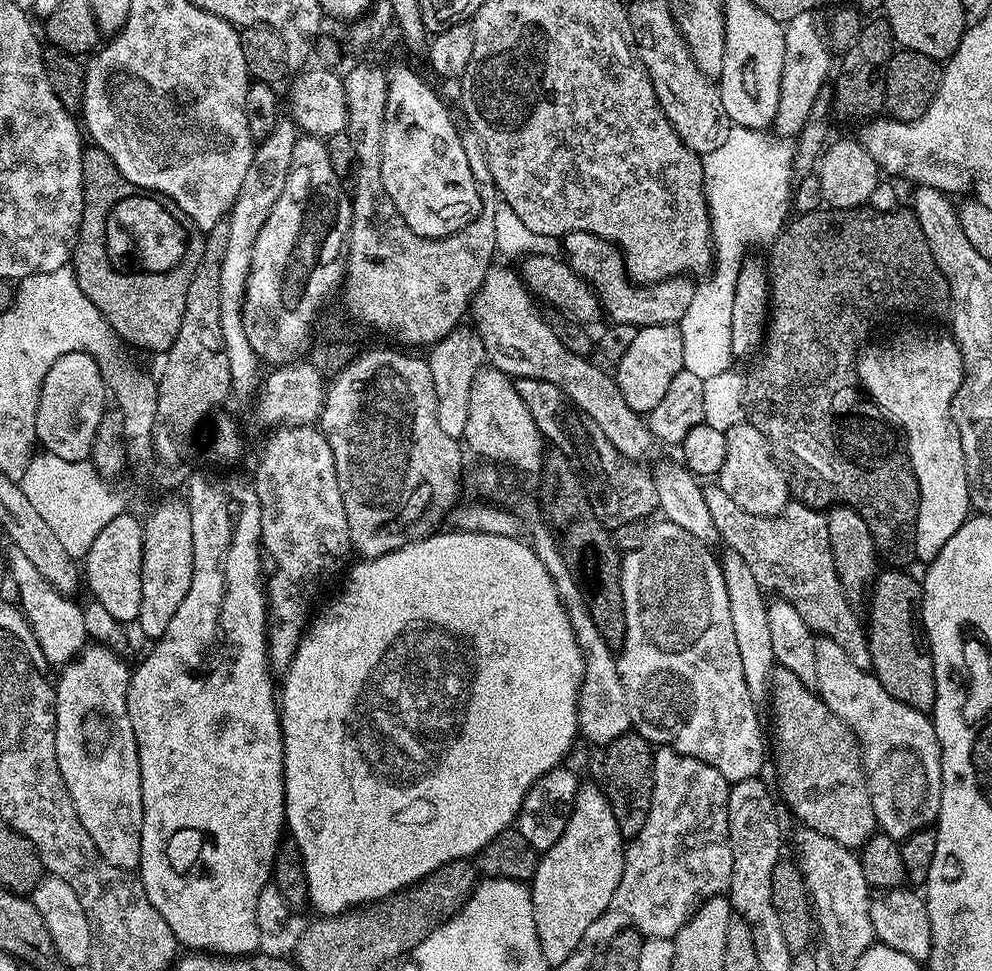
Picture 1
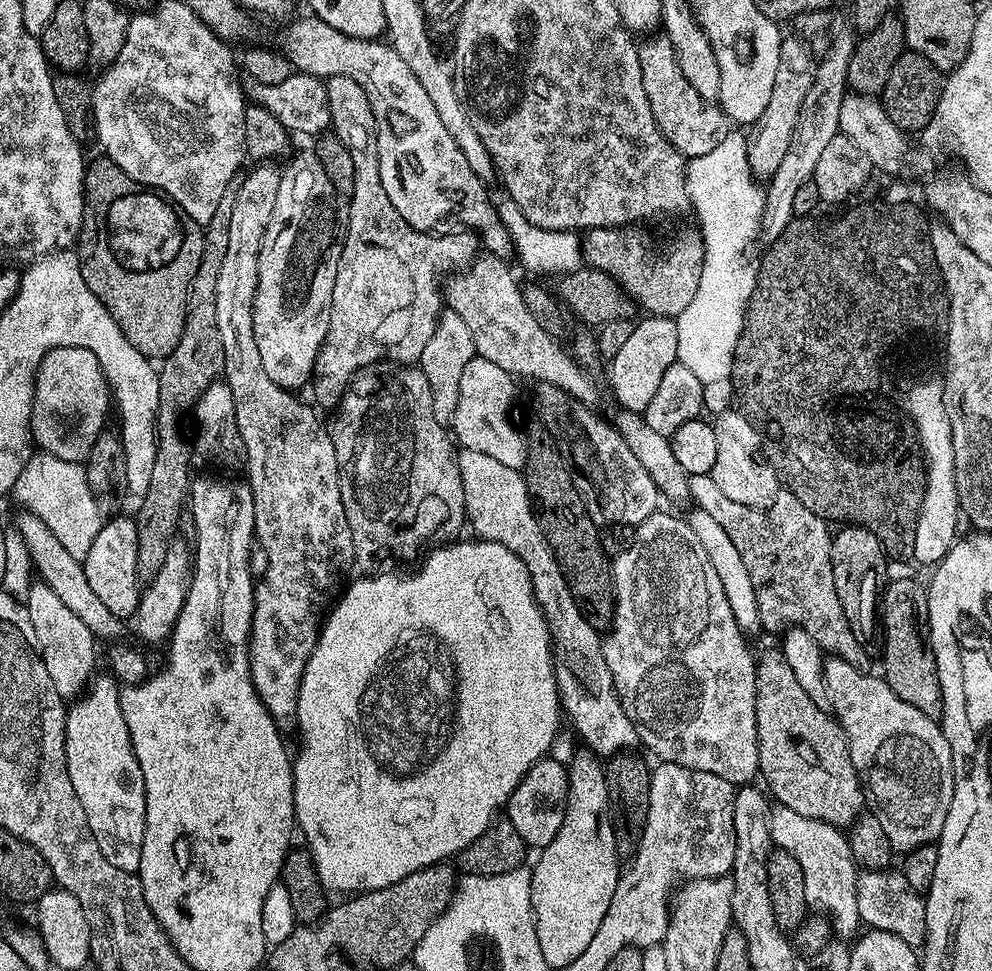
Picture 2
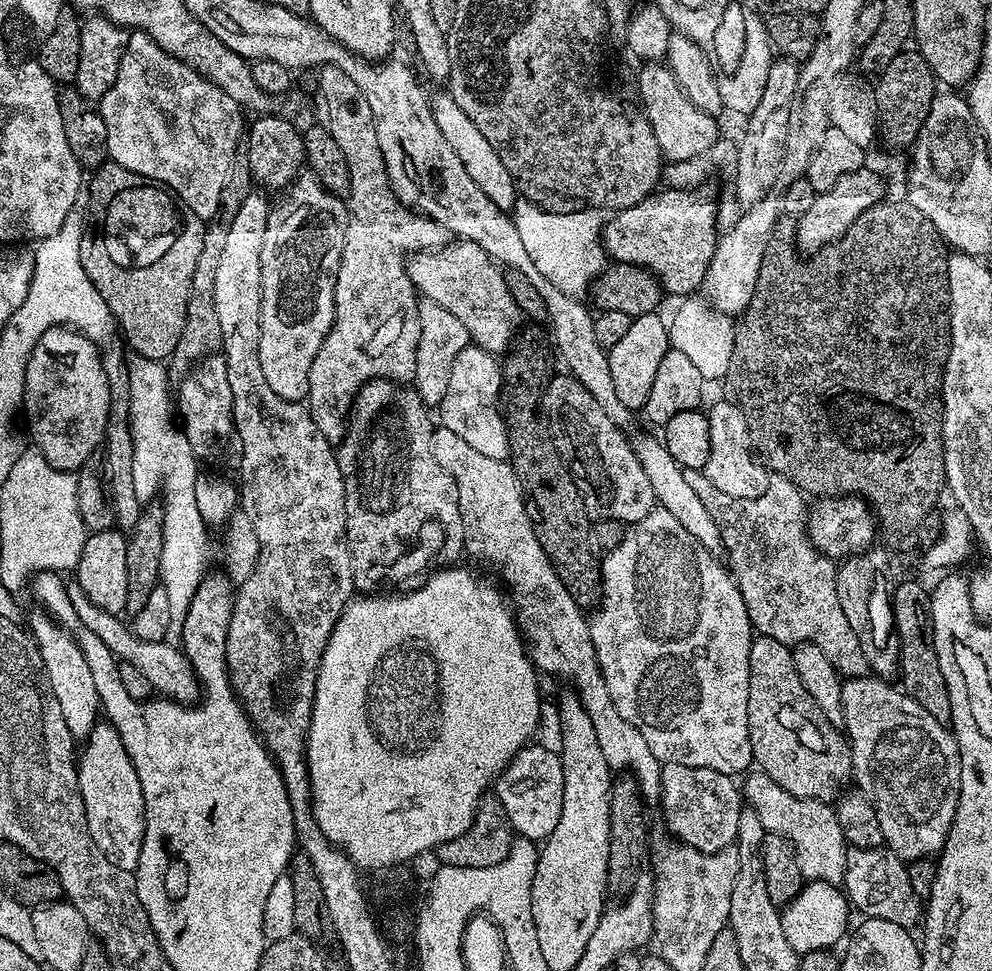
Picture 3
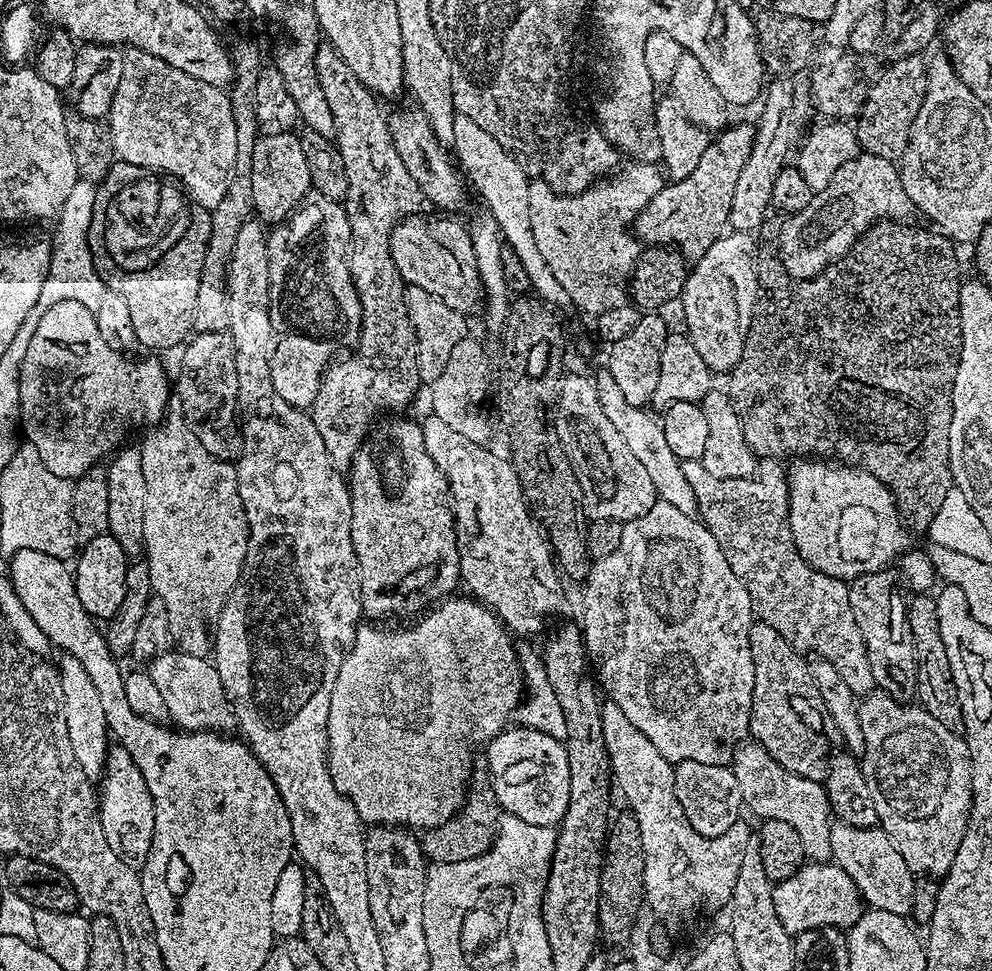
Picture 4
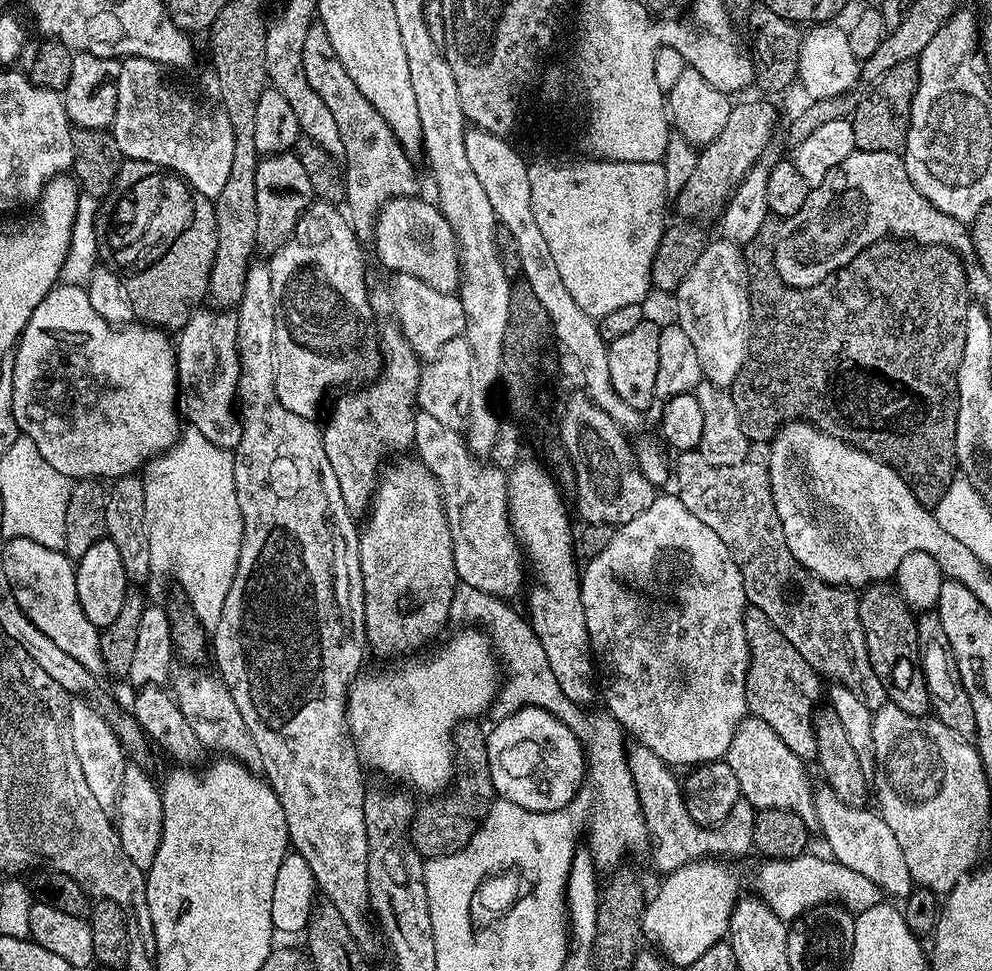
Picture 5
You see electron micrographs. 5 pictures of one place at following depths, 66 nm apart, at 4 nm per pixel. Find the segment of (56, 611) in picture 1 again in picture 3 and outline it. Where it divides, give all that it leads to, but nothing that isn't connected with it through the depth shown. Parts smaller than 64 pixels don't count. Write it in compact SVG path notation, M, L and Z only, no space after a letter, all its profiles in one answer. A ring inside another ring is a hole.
M36 610L30 624L30 635L36 641L38 650L44 659L44 672L52 684L54 698L58 698L58 706L62 706L62 718L66 718L66 726L73 738L86 738L94 730L94 726L101 719L102 705L98 698L98 689L94 687L94 674L90 672L90 665L68 629L57 624L52 617L43 610Z

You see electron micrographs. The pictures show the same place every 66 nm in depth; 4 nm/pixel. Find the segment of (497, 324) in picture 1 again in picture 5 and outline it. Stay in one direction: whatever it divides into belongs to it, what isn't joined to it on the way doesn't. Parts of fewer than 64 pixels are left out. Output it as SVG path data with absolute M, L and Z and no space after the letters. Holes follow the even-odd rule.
M419 195L399 196L381 206L374 229L376 256L392 274L405 272L422 278L422 282L434 286L434 290L455 293L461 281L460 247L456 235L439 207L431 199L420 199Z

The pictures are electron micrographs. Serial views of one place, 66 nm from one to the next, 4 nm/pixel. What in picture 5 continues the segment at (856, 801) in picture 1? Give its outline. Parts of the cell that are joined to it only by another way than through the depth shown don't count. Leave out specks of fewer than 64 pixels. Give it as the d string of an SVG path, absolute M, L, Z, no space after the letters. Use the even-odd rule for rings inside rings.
M751 606L745 607L744 626L746 628L746 642L748 643L748 673L746 674L746 702L751 715L757 716L782 742L799 756L801 760L808 762L816 755L816 735L812 725L813 715L818 707L818 701L822 696L821 677L786 642L786 638L762 614L762 610Z

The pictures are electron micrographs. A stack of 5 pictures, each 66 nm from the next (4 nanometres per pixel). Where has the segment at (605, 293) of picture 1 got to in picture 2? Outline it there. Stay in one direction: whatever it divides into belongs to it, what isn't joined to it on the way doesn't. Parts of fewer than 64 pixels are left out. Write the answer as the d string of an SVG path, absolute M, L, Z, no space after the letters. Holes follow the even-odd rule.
M636 226L590 228L582 236L582 256L587 267L613 276L628 293L629 301L641 304L650 316L675 318L694 302L698 282L702 282L704 241L695 231L684 232L661 252L648 248L648 236Z

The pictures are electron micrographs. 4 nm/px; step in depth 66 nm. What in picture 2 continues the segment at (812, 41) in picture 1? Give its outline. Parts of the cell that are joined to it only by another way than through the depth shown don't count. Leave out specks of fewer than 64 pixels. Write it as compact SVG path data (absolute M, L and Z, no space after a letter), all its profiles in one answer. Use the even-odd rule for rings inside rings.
M795 34L785 35L780 41L778 54L778 71L774 74L774 91L770 94L770 102L766 110L757 118L751 129L748 141L748 167L757 181L767 182L778 170L786 150L790 150L790 138L794 138L794 130L798 126L798 118L802 110L802 102L806 102L806 90L810 90L810 82L814 82L817 61L812 60L813 49L801 37Z

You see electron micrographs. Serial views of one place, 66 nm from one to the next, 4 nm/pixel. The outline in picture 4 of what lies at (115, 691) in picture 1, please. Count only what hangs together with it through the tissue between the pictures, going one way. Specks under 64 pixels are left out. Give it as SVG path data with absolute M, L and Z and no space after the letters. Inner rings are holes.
M112 746L108 749L104 774L98 784L98 803L102 834L106 834L110 850L114 850L126 866L140 869L146 862L146 854L150 854L150 842L154 842L154 802L146 778L142 778L142 770L134 766L134 758L130 758L125 748Z

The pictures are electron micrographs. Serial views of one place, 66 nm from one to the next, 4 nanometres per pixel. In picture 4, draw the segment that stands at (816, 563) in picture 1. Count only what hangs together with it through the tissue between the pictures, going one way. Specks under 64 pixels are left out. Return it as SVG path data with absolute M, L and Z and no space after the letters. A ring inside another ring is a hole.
M764 458L756 465L751 478L743 480L719 480L714 474L706 474L700 460L686 460L682 463L682 474L686 474L686 482L690 482L690 490L696 499L696 511L699 519L714 534L718 546L722 546L722 554L726 554L726 562L730 562L730 570L738 574L738 578L746 586L752 599L753 613L759 623L774 626L786 642L790 642L801 654L813 652L813 657L830 662L842 674L846 686L857 698L863 698L876 688L874 673L870 671L870 658L866 658L866 642L862 642L862 630L858 630L858 622L854 618L854 610L850 610L850 594L845 581L822 574L814 570L802 558L792 540L792 531L788 525L788 482L786 468L779 459Z

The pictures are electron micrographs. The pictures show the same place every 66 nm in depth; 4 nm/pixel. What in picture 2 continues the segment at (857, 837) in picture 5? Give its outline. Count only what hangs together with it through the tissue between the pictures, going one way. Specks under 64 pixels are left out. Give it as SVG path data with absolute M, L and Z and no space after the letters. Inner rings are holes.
M885 870L883 872L861 871L856 877L856 897L861 925L878 932L889 932L910 947L919 949L928 936L926 930L925 897L912 889L906 882L903 871Z

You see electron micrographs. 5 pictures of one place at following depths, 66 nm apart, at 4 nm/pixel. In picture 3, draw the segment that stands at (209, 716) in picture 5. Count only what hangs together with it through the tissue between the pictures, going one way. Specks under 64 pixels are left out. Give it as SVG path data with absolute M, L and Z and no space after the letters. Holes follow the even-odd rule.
M69 583L68 593L80 622L88 630L98 634L98 638L102 638L102 642L106 642L106 647L116 655L117 661L140 668L152 683L153 689L161 697L171 698L181 704L192 704L201 699L200 677L192 668L192 661L188 659L183 647L169 644L167 639L143 640L138 638L138 634L132 631L125 621L124 624L120 621L121 617L117 613L103 612L101 608L94 606L94 602L90 602L90 598L86 596L82 586L78 583Z

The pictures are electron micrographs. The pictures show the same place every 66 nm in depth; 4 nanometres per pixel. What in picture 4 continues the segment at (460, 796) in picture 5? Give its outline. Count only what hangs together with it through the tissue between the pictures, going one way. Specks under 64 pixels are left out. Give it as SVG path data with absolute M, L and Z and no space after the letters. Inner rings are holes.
M473 759L472 775L468 781L465 804L445 824L423 833L420 848L424 851L425 861L432 864L449 864L450 862L469 860L471 856L481 856L496 837L496 829L500 826L501 815L502 809L498 802L498 794L494 794L492 775L488 773L487 759Z

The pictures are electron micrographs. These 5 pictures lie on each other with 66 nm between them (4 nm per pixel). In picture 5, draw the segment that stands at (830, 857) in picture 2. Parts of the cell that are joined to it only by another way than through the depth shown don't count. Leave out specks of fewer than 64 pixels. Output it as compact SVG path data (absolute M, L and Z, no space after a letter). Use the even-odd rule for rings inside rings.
M747 715L734 730L734 738L730 738L726 763L734 770L734 778L738 778L740 795L758 810L777 808L792 812L805 824L812 826L816 822L814 806L814 783L808 778L805 761L796 756L784 742L766 726L757 716Z

